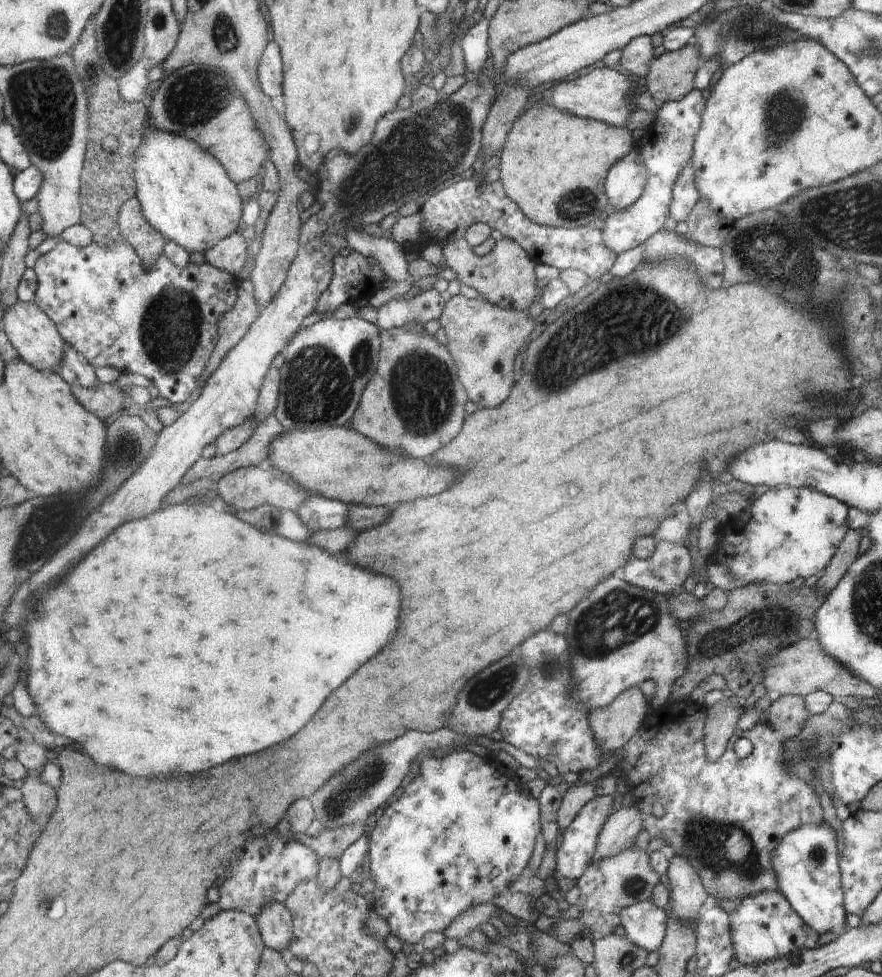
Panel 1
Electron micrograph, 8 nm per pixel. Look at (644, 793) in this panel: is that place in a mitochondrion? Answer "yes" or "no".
no

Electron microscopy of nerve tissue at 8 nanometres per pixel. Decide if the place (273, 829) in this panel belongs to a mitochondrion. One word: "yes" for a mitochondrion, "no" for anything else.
no

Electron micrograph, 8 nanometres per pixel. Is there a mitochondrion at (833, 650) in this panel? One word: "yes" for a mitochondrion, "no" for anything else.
no

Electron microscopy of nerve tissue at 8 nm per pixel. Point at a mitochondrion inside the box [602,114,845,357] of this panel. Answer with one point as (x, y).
(766, 249)

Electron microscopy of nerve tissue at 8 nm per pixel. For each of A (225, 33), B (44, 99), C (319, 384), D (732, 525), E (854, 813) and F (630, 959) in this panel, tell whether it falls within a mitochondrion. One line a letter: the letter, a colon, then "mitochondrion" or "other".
A: mitochondrion
B: mitochondrion
C: mitochondrion
D: other
E: other
F: mitochondrion

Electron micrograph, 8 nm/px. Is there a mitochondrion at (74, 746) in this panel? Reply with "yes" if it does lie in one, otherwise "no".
no

